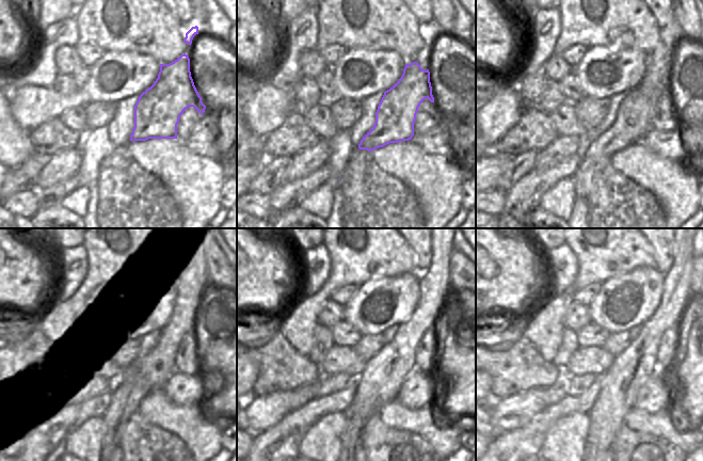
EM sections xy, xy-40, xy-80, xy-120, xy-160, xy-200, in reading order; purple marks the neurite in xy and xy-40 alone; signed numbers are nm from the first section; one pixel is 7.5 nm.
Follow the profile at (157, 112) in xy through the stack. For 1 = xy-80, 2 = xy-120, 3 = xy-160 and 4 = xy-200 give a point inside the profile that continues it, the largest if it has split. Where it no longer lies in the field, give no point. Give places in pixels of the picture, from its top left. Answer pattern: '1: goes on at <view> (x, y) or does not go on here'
1: goes on at xy-80 (635, 114)
2: goes on at xy-120 (127, 390)
3: goes on at xy-160 (354, 424)
4: goes on at xy-200 (588, 445)

